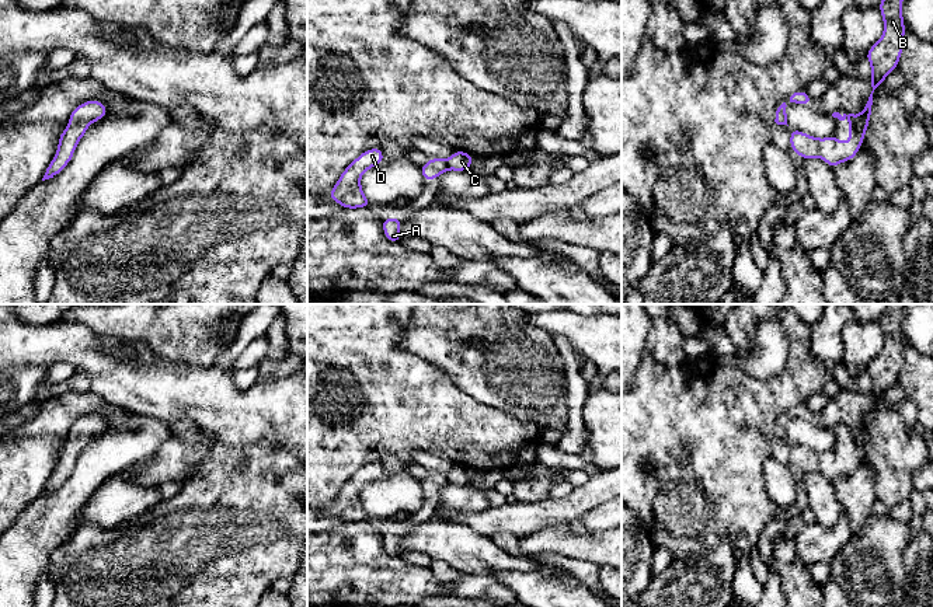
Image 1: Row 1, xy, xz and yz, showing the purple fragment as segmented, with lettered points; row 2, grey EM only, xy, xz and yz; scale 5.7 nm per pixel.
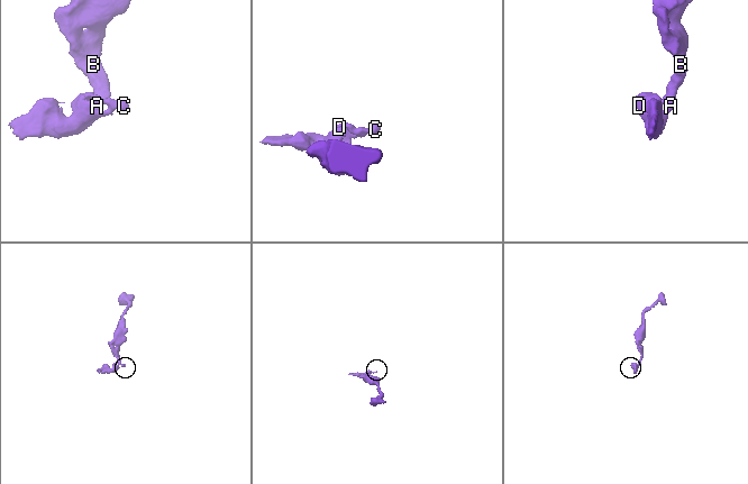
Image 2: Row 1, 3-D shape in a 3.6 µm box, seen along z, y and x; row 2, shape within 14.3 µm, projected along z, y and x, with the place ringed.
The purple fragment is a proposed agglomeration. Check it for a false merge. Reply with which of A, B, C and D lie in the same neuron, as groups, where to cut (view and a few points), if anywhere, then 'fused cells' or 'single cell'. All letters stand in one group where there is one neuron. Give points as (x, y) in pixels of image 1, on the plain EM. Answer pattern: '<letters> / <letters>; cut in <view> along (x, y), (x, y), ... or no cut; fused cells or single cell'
A B C D; no cut; single cell

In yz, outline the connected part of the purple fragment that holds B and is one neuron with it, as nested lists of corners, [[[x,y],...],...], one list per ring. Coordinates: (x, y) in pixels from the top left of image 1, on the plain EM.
[[[887,304],[878,322],[884,335],[884,348],[874,357],[866,369],[871,378],[870,397],[873,402],[867,407],[867,416],[860,429],[833,426],[832,430],[839,435],[849,433],[849,458],[845,460],[838,450],[818,453],[801,444],[790,442],[790,463],[794,464],[803,474],[811,471],[822,472],[829,481],[835,482],[839,477],[853,474],[859,467],[866,443],[870,437],[873,426],[874,411],[877,402],[882,398],[885,391],[898,383],[899,371],[904,364],[905,336],[902,332],[902,314],[905,304]]]

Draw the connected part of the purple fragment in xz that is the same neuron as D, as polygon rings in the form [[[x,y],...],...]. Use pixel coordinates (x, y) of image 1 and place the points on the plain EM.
[[[380,461],[363,465],[342,485],[328,512],[345,523],[370,521],[372,516],[362,506],[361,491],[383,474],[384,468]]]

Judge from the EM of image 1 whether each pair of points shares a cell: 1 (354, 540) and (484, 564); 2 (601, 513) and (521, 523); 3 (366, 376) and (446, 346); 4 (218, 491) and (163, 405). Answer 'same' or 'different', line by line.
1: different
2: different
3: different
4: different

